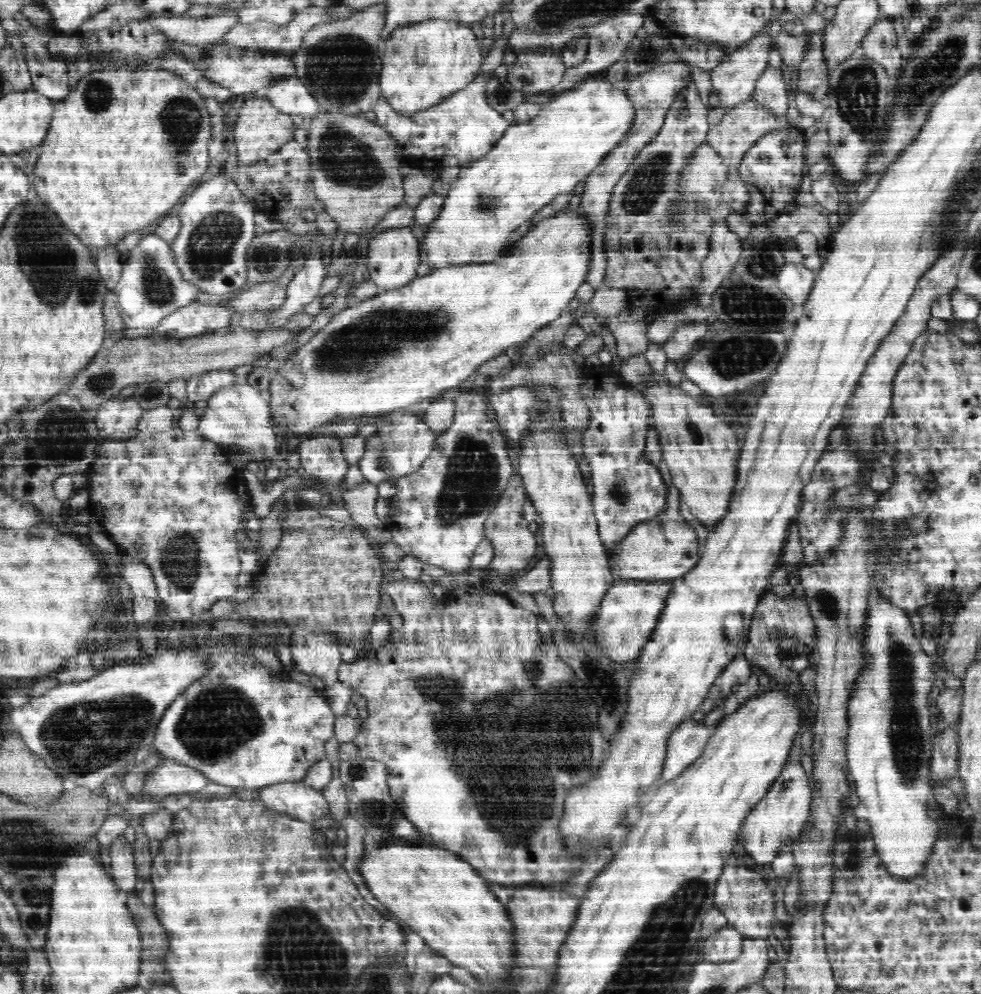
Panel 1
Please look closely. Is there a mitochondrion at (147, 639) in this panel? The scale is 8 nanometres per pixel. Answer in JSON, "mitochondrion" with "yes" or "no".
{"mitochondrion":"yes"}

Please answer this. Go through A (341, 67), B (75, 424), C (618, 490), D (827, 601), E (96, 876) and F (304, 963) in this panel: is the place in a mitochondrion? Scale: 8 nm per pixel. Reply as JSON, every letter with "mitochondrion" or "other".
{"A":"mitochondrion","B":"mitochondrion","C":"mitochondrion","D":"mitochondrion","E":"other","F":"mitochondrion"}

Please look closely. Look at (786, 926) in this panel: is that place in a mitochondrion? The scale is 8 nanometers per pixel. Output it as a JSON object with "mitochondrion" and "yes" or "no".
{"mitochondrion":"no"}

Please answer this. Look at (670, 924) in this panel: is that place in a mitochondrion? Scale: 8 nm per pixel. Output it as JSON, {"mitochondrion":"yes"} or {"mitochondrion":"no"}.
{"mitochondrion":"yes"}

